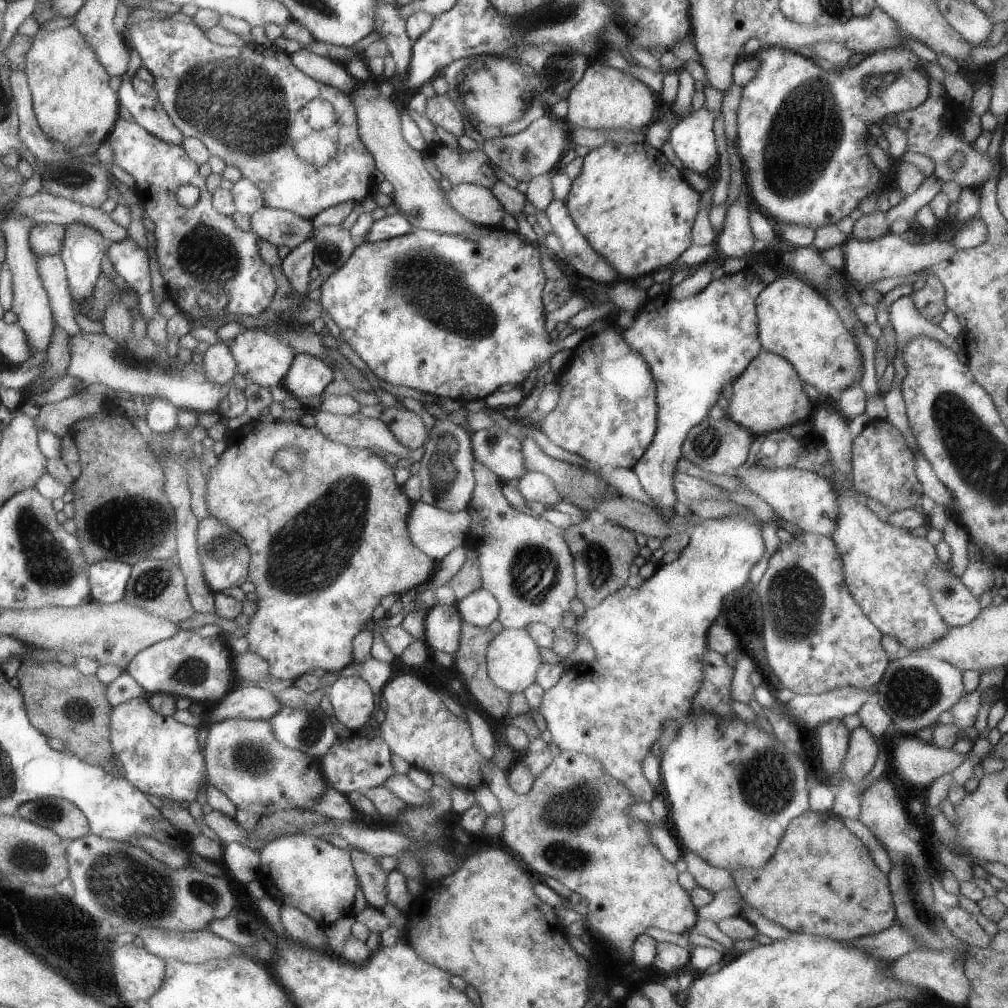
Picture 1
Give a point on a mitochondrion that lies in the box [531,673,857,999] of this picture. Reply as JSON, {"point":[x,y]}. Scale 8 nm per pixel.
{"point":[767,782]}

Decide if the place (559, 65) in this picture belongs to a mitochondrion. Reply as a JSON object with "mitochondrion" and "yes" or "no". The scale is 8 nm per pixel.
{"mitochondrion":"yes"}

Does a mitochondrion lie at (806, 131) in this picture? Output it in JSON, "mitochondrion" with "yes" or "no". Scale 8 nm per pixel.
{"mitochondrion":"yes"}

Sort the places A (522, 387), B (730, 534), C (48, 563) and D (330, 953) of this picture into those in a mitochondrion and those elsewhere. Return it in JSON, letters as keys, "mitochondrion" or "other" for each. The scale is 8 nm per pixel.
{"A":"other","B":"other","C":"mitochondrion","D":"other"}

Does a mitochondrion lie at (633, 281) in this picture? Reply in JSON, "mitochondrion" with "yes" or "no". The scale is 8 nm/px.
{"mitochondrion":"no"}

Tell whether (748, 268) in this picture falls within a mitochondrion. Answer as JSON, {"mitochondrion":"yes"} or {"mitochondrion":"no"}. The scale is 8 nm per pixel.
{"mitochondrion":"no"}

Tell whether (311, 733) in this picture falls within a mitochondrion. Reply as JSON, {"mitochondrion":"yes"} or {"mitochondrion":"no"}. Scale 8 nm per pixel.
{"mitochondrion":"yes"}

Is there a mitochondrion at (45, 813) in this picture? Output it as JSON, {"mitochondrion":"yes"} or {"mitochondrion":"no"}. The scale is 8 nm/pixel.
{"mitochondrion":"yes"}

